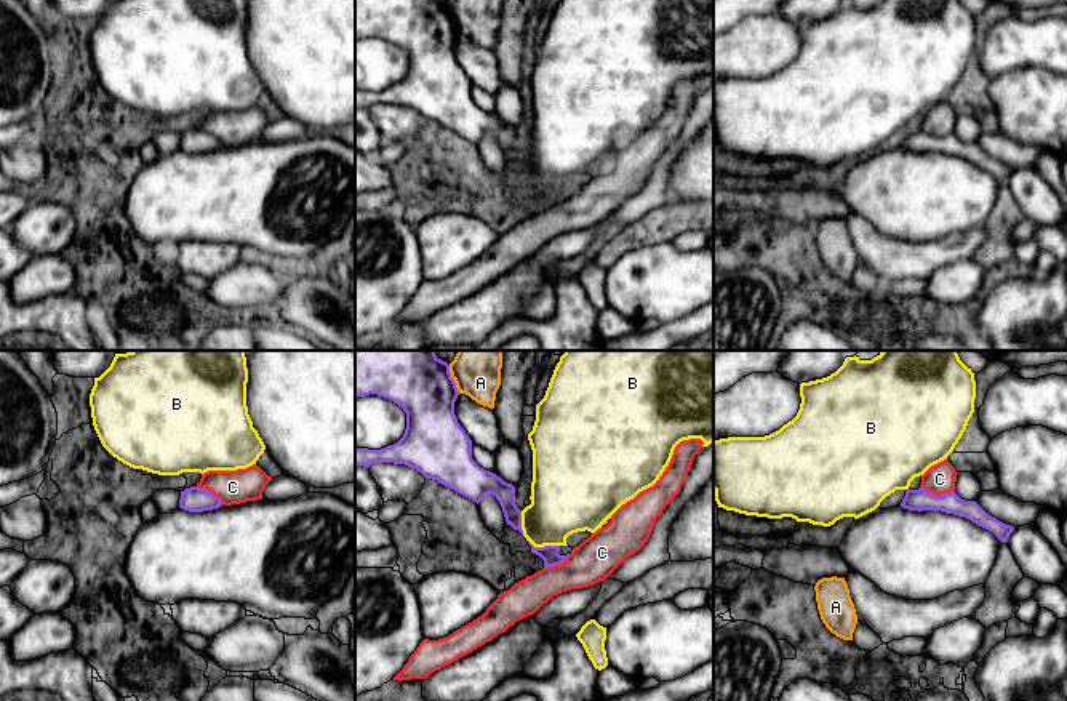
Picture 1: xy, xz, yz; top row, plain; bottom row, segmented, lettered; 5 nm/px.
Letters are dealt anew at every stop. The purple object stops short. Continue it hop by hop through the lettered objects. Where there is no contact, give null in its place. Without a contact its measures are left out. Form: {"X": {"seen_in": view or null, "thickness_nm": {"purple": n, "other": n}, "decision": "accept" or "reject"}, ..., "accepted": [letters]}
{"A": {"seen_in": "xz", "thickness_nm": {"purple": 340, "other": 240}, "decision": "reject"}, "B": {"seen_in": "xz", "thickness_nm": {"purple": 90, "other": 340}, "decision": "reject"}, "C": {"seen_in": "yz", "thickness_nm": {"purple": 110, "other": 160}, "decision": "reject"}, "accepted": []}

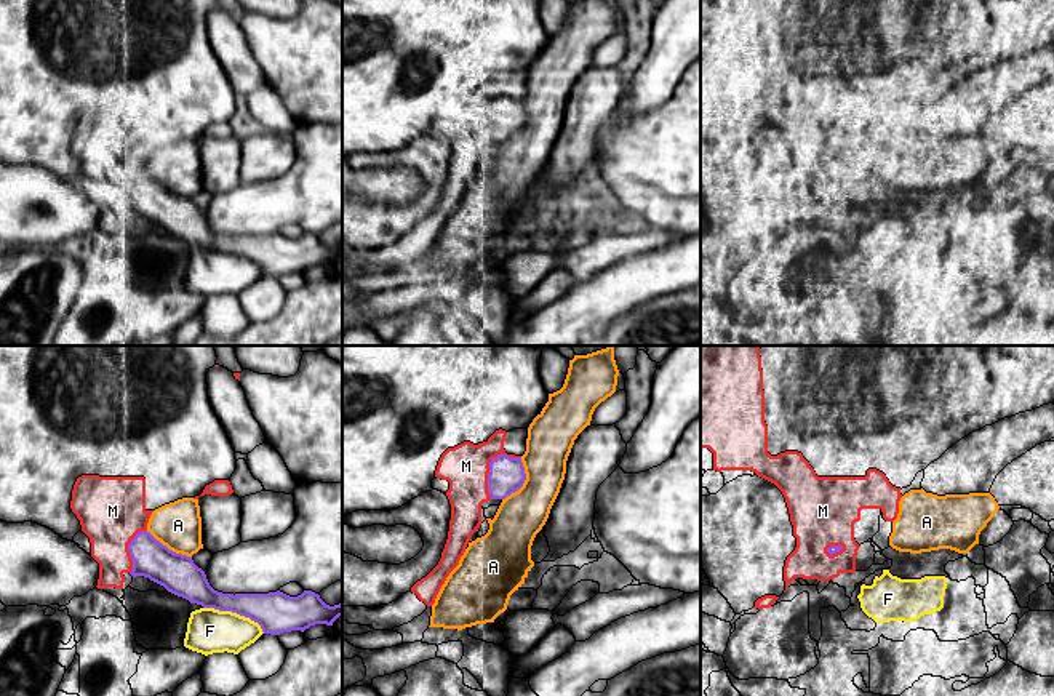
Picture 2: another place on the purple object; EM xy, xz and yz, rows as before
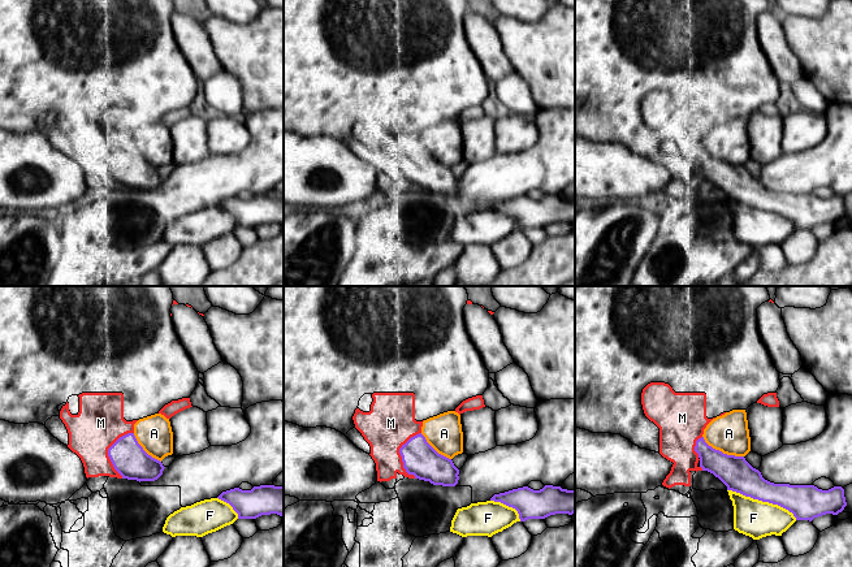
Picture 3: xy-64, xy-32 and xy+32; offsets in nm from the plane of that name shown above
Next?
{"A": {"seen_in": "xz", "thickness_nm": {"purple": 180, "other": 240}, "decision": "reject"}, "F": {"seen_in": "xy", "thickness_nm": {"purple": 200, "other": 220}, "decision": "reject"}, "M": {"seen_in": "xz", "thickness_nm": {"purple": 180, "other": 220}, "decision": "accept"}, "accepted": ["M"]}

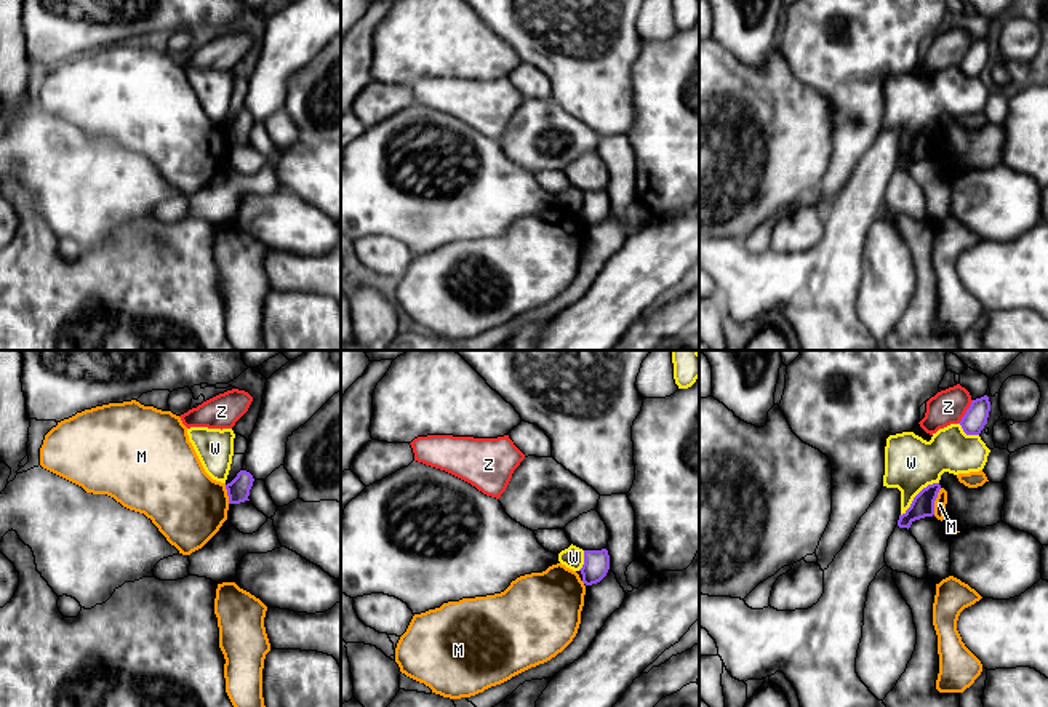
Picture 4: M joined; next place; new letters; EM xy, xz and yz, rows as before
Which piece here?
{"M": {"seen_in": "yz", "thickness_nm": {"purple": 120, "other": 60}, "decision": "reject"}, "W": {"seen_in": "yz", "thickness_nm": {"purple": 120, "other": 280}, "decision": "reject"}, "Z": {"seen_in": "yz", "thickness_nm": {"purple": 120, "other": 180}, "decision": "reject"}, "accepted": []}

